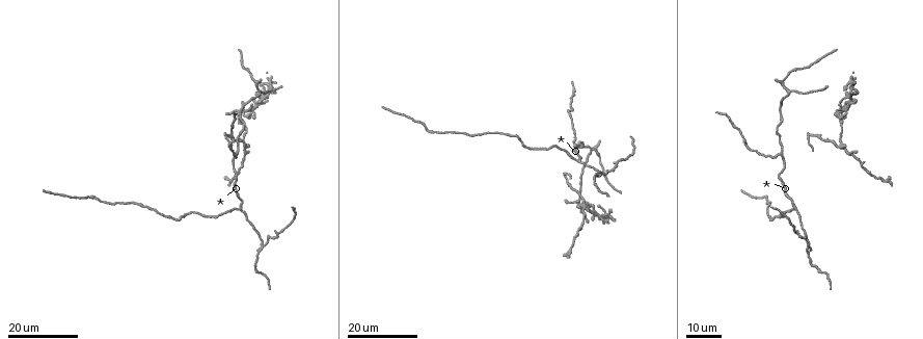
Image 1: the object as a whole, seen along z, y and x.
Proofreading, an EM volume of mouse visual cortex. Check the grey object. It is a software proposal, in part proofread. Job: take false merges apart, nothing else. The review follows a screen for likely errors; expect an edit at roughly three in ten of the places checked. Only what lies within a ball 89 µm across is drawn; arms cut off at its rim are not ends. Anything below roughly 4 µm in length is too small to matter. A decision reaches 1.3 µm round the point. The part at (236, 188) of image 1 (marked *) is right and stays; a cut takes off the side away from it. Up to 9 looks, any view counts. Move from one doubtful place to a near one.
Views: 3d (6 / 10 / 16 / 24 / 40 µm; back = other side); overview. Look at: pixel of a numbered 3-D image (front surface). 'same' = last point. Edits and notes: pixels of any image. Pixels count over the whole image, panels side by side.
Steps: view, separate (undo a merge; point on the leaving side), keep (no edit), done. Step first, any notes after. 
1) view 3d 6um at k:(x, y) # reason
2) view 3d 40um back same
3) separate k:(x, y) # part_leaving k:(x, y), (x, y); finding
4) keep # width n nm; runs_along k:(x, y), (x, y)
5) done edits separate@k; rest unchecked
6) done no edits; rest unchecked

view 3d 16um at 1:(779, 153) # branch point

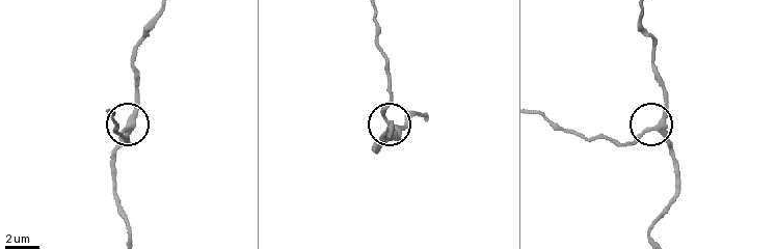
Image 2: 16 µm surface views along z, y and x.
view 3d 6um at 2:(650, 130)

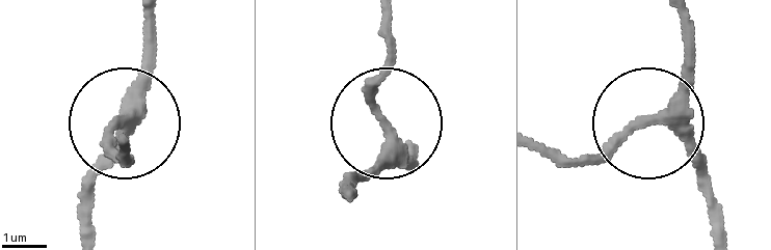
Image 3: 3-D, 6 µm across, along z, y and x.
keep # arms 3; runs_along 3:(712, 230), (709, 174), (657, 122), (559, 160); one neuron here

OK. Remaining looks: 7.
view 3d 16um at 1:(848, 96) # four or more arms meet

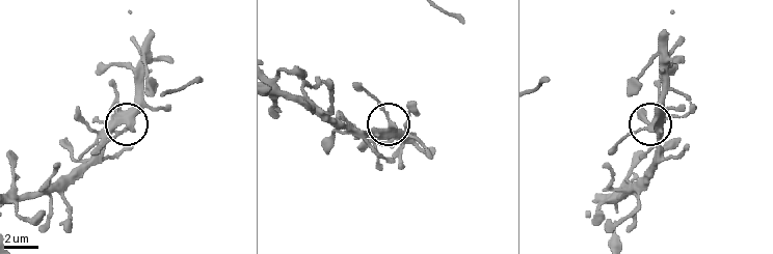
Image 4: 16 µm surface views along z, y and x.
view 3d 6um at 4:(122, 119)

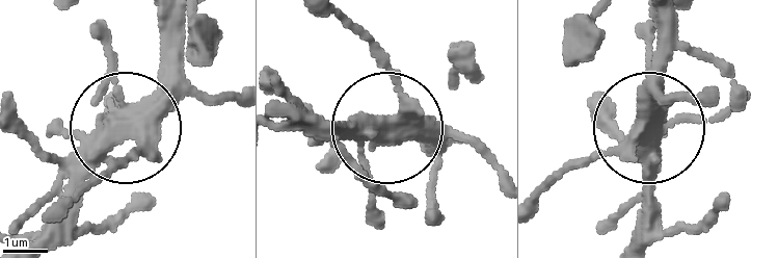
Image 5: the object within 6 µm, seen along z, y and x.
keep # continuous, no second neuron

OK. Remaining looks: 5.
view 3d 16um at 1:(599, 157) # arms part here

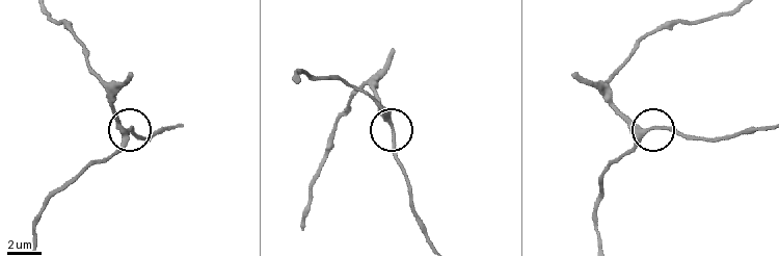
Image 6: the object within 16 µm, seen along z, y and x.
view 3d 6um at 6:(643, 131) # zoom in

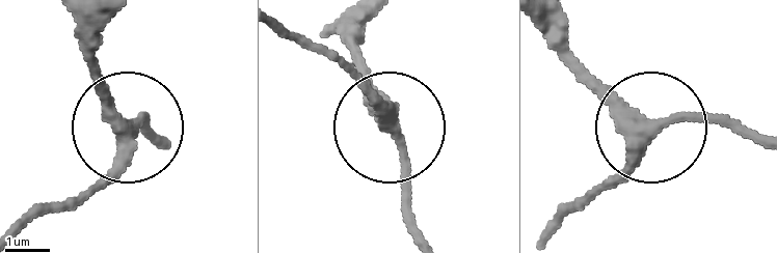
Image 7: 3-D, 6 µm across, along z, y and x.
keep # arms 3; runs_along 7:(552, 234), (644, 127), (555, 37); one neuron here

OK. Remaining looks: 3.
view 3d 24um at 1:(604, 175) # two arms at a narrow angle

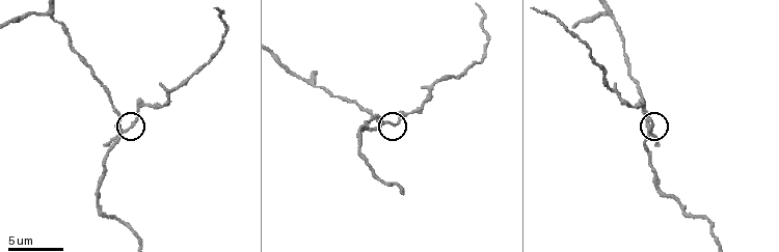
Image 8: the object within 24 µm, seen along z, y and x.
view 3d 10um at 8:(650, 130)

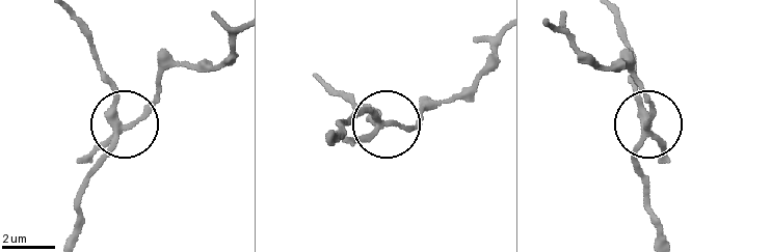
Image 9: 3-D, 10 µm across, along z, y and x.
separate 9:(90, 152) # arms 5; part_leaving 9:(125, 127), (136, 120), (163, 74), (216, 64), (237, 33); two neurons meet here

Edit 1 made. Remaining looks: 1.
done edits separate@9; rest unchecked

